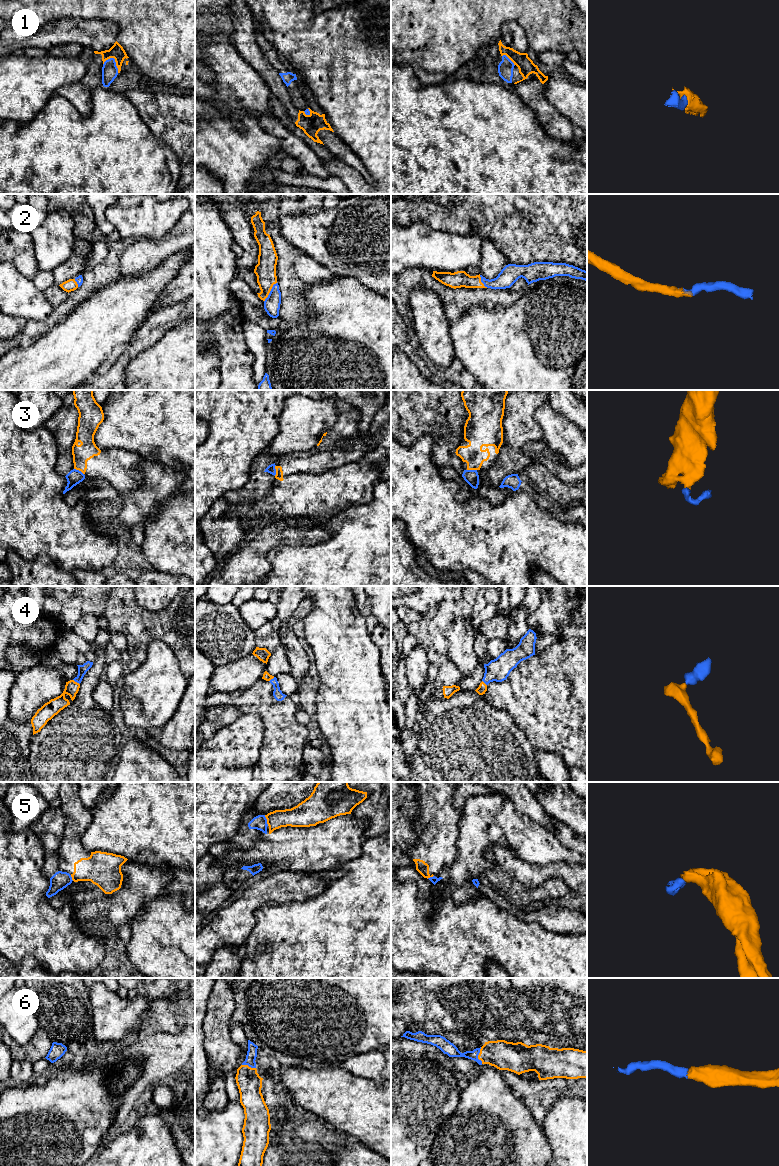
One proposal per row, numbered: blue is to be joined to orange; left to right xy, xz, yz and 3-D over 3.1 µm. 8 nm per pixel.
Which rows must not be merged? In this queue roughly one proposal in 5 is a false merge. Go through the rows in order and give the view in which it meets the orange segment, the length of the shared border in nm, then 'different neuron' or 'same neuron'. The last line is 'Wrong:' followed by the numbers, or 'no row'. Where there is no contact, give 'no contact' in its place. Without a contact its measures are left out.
1: meets orange in xy; contact 150 nm long; same neuron
2: meets orange in xz; contact 190 nm long; same neuron
3: meets orange in xz; contact 90 nm long; different neuron
4: meets orange in xy; contact 70 nm long; same neuron
5: meets orange in xz; contact 90 nm long; different neuron
6: meets orange in yz; contact 140 nm long; same neuron
Wrong: 3, 5

